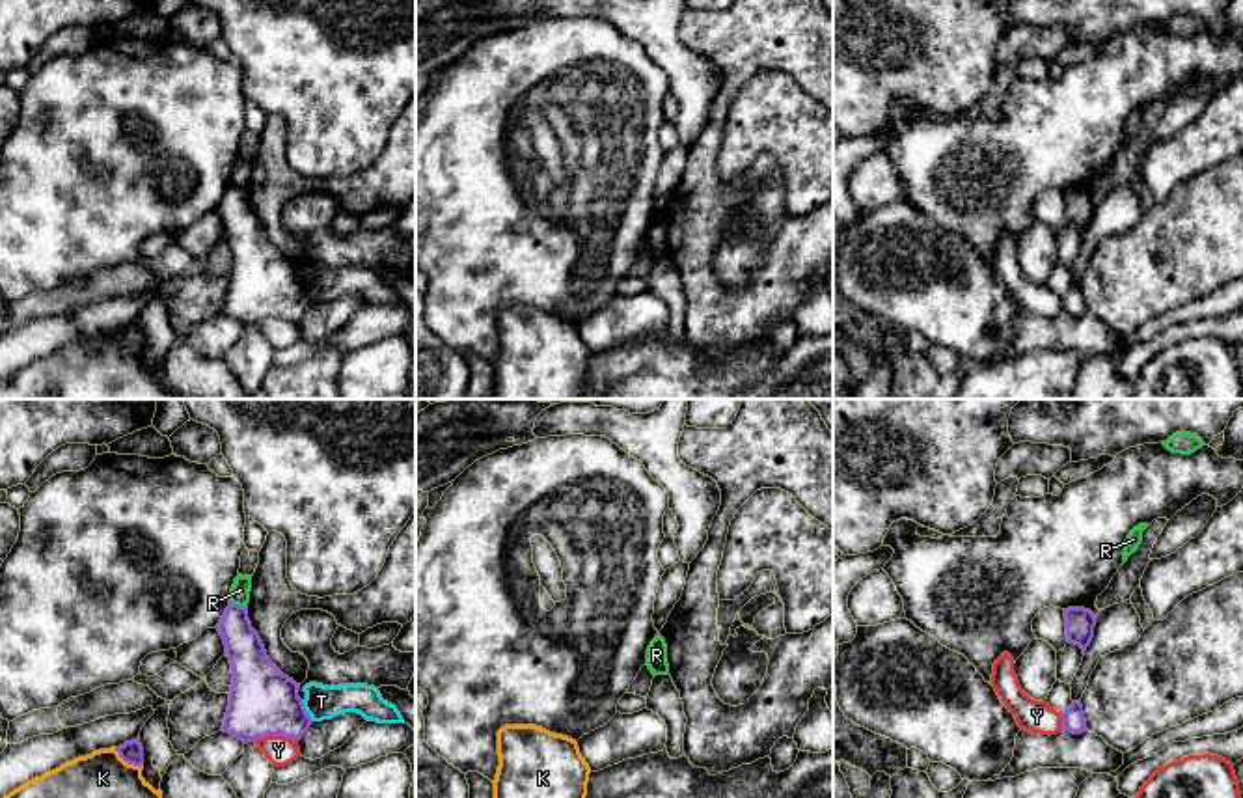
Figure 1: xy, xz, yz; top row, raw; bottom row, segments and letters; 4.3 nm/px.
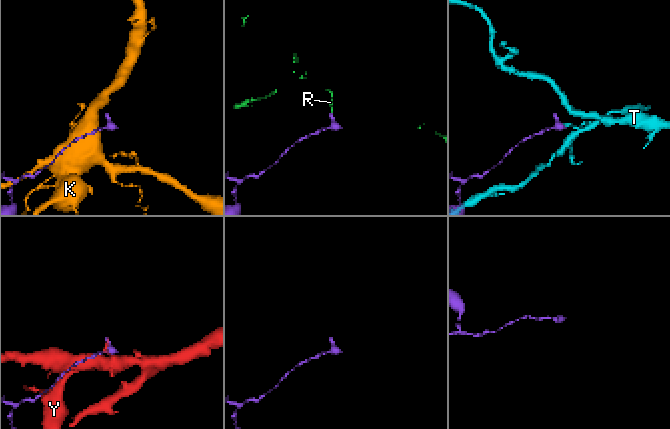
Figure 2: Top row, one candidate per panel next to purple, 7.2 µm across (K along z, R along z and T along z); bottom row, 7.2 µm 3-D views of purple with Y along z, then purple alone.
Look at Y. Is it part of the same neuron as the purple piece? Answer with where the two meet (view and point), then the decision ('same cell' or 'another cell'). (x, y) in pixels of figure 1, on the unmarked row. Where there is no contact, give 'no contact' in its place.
xy (274, 317) | another cell

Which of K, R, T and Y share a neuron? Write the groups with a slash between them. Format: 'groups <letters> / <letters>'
groups K / R / T / Y

